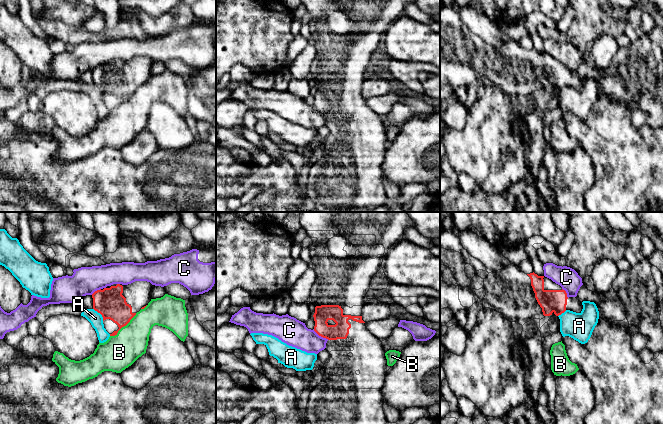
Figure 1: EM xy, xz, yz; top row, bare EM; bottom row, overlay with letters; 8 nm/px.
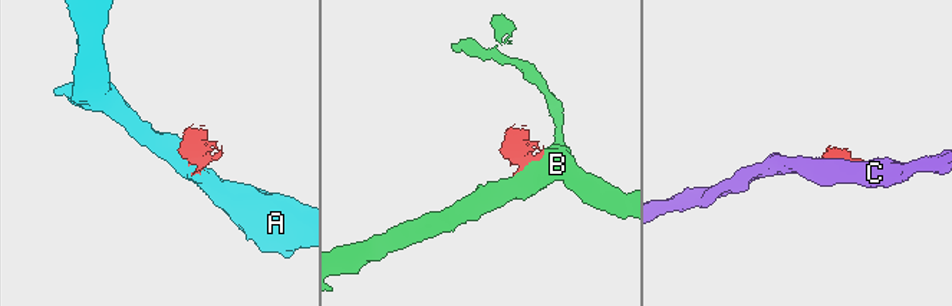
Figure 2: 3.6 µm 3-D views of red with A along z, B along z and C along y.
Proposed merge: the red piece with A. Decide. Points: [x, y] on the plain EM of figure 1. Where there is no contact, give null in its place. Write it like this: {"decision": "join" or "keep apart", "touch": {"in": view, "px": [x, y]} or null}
{"decision": "keep apart", "touch": {"in": "xy", "px": [100, 89]}}

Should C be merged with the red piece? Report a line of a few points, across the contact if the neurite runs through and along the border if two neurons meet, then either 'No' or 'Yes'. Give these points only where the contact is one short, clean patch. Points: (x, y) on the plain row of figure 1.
Line: xz (313, 105), (319, 111), (328, 115). No

